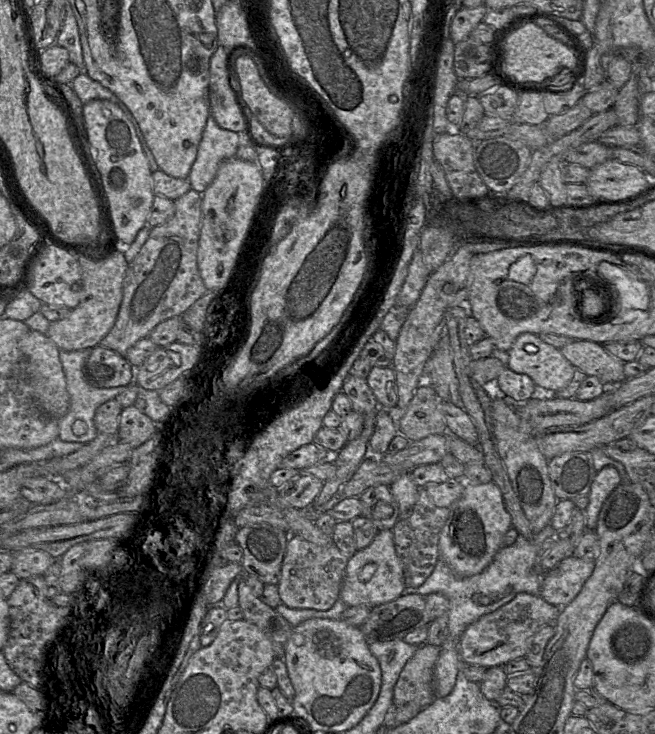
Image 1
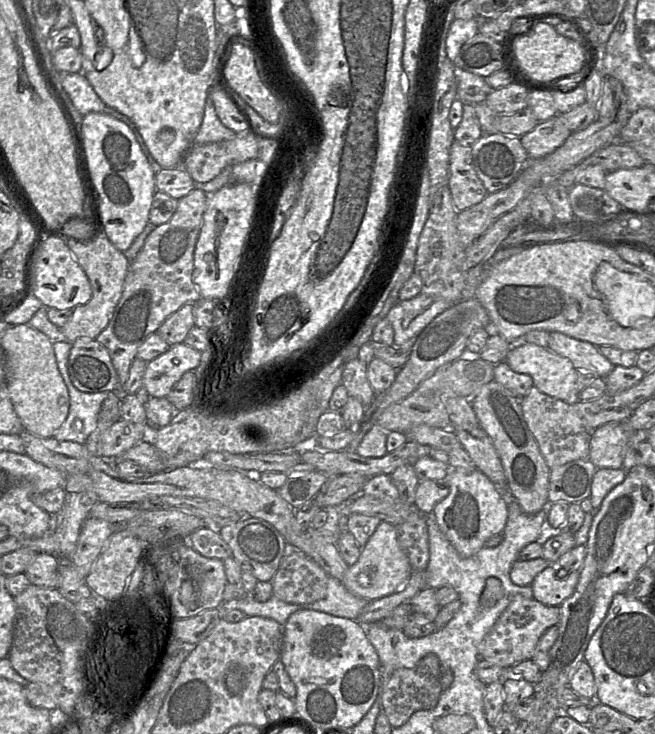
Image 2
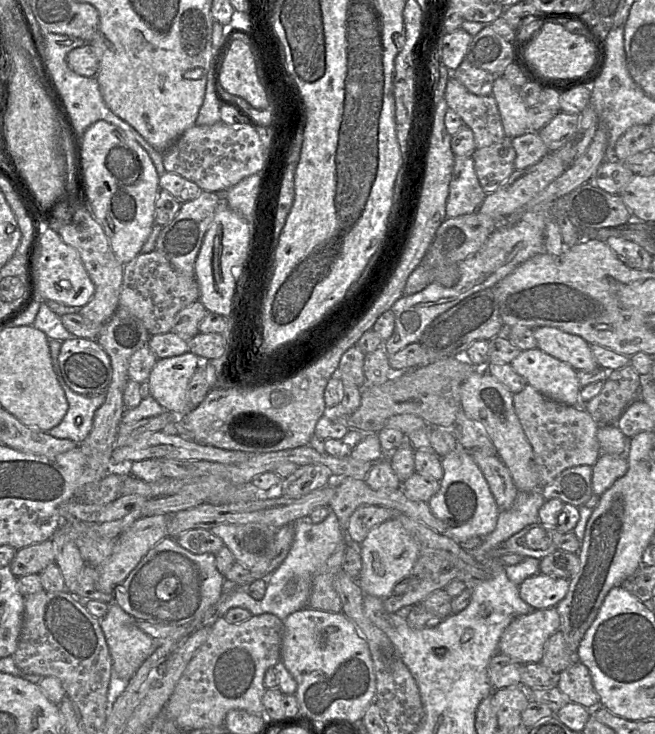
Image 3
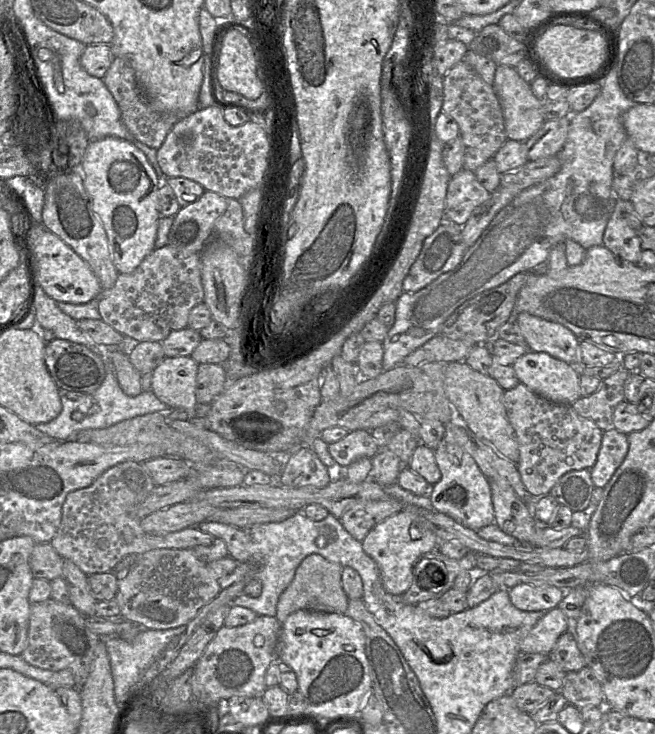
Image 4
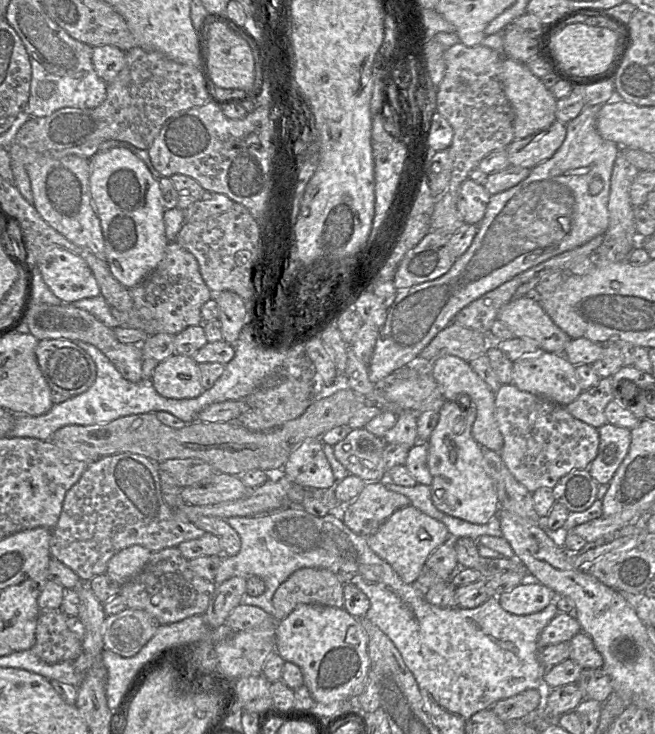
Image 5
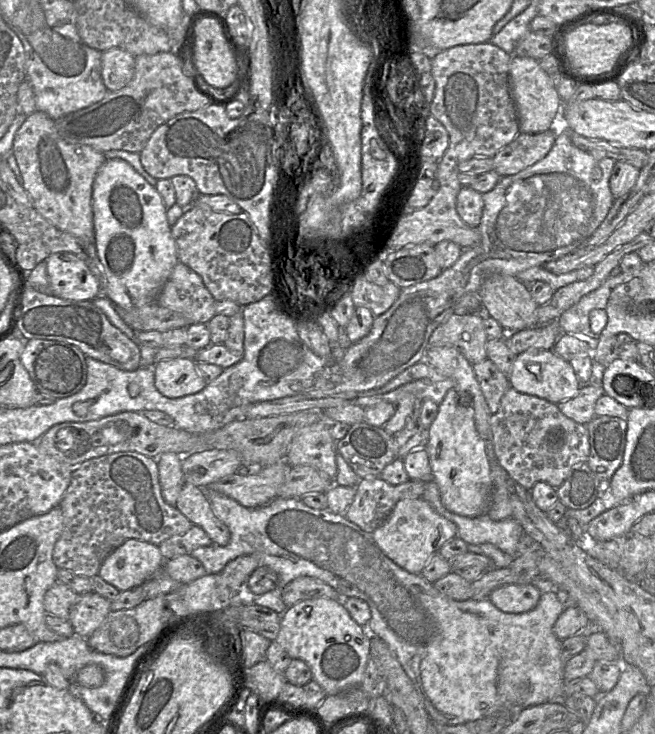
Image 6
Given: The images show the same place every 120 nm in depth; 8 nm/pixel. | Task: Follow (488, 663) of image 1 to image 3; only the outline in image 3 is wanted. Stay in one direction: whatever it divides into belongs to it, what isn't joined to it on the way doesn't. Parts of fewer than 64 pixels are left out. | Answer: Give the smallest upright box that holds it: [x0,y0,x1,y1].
[498,607,560,665]

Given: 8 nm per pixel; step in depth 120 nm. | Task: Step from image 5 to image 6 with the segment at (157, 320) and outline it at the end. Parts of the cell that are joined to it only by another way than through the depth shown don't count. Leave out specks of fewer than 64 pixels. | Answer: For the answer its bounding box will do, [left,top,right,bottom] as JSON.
[157,262,215,324]

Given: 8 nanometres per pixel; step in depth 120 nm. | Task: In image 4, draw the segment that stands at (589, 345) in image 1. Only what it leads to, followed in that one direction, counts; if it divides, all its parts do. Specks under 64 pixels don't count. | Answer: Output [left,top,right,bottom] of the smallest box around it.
[513,312,581,368]

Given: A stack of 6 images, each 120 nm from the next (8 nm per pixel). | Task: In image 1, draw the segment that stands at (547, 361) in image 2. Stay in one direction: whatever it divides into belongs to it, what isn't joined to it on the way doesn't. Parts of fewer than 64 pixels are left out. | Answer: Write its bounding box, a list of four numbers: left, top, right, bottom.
[504,333,575,395]

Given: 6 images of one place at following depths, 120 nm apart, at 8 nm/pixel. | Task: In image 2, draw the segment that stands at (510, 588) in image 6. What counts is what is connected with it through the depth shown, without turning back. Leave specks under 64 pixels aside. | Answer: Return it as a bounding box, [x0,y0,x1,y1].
[530,566,580,606]

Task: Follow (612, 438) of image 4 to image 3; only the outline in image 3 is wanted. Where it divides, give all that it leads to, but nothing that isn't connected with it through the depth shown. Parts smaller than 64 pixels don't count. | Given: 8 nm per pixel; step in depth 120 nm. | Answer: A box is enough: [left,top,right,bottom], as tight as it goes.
[592,453,628,496]

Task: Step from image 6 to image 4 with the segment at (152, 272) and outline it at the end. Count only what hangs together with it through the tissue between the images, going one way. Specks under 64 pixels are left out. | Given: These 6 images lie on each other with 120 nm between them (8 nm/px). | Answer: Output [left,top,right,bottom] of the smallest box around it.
[81,137,160,274]

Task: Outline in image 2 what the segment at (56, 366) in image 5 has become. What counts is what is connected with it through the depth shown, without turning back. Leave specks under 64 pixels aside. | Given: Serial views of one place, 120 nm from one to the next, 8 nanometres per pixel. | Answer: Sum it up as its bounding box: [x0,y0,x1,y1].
[68,338,119,392]

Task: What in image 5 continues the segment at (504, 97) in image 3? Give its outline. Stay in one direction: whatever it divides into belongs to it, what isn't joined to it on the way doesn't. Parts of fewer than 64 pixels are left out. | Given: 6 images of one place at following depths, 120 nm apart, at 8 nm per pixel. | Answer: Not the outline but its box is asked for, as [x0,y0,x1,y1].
[500,58,556,139]

